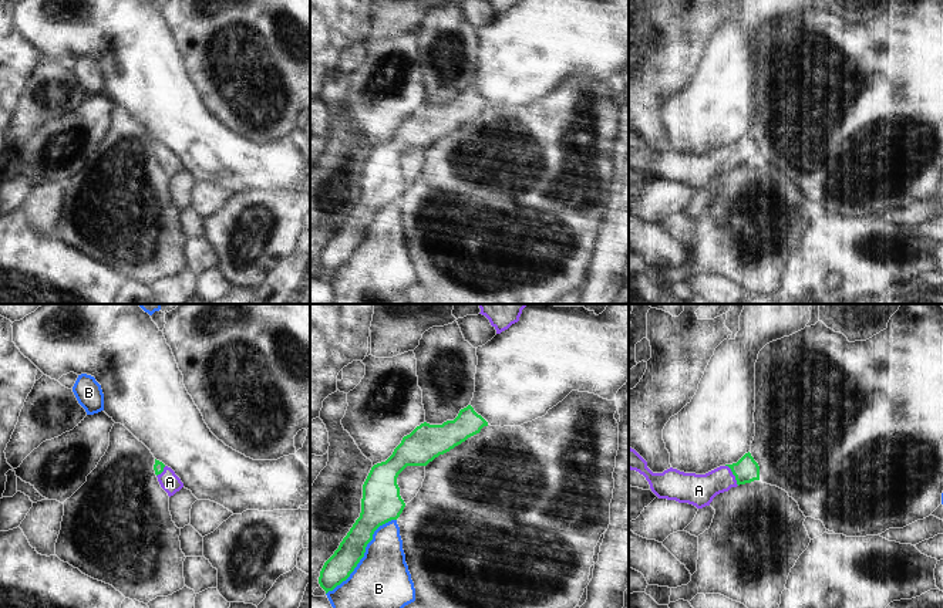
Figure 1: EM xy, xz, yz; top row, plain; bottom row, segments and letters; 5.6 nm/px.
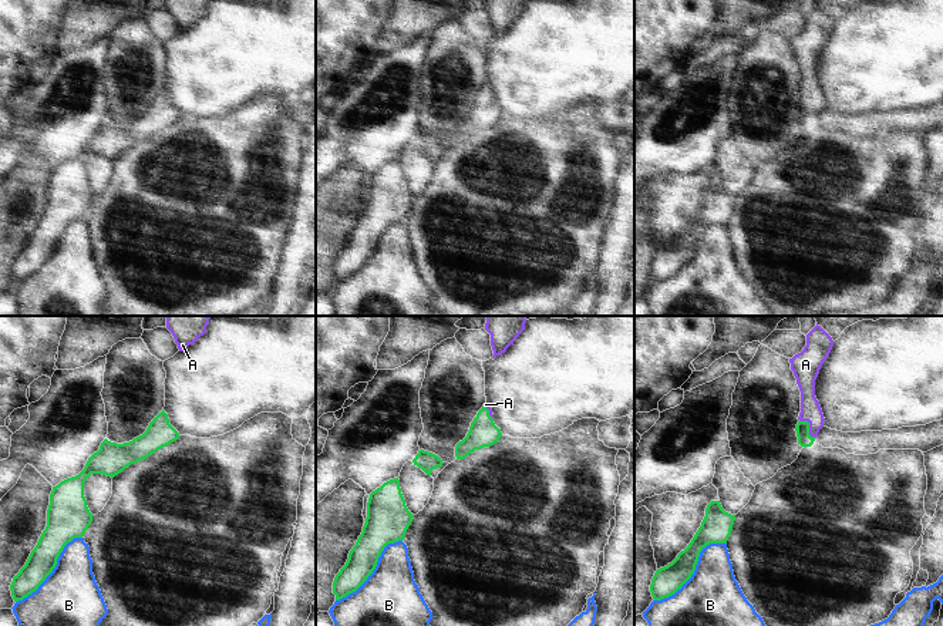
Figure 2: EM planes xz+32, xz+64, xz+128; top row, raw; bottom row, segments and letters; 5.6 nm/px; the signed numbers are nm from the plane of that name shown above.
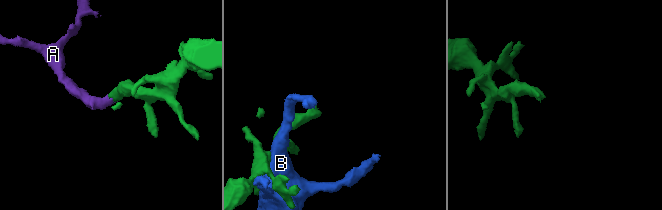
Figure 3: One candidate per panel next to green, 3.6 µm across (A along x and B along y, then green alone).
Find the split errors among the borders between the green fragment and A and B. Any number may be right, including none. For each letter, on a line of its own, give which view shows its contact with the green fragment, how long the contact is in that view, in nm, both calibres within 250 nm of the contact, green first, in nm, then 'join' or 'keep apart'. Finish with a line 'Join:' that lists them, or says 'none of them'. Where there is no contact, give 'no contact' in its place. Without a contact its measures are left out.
A: contact in yz; length 140 nm; calibres 140 and 180 nm; join
B: contact in xz; length 600 nm; calibres 160 and 360 nm; keep apart
Join: A

